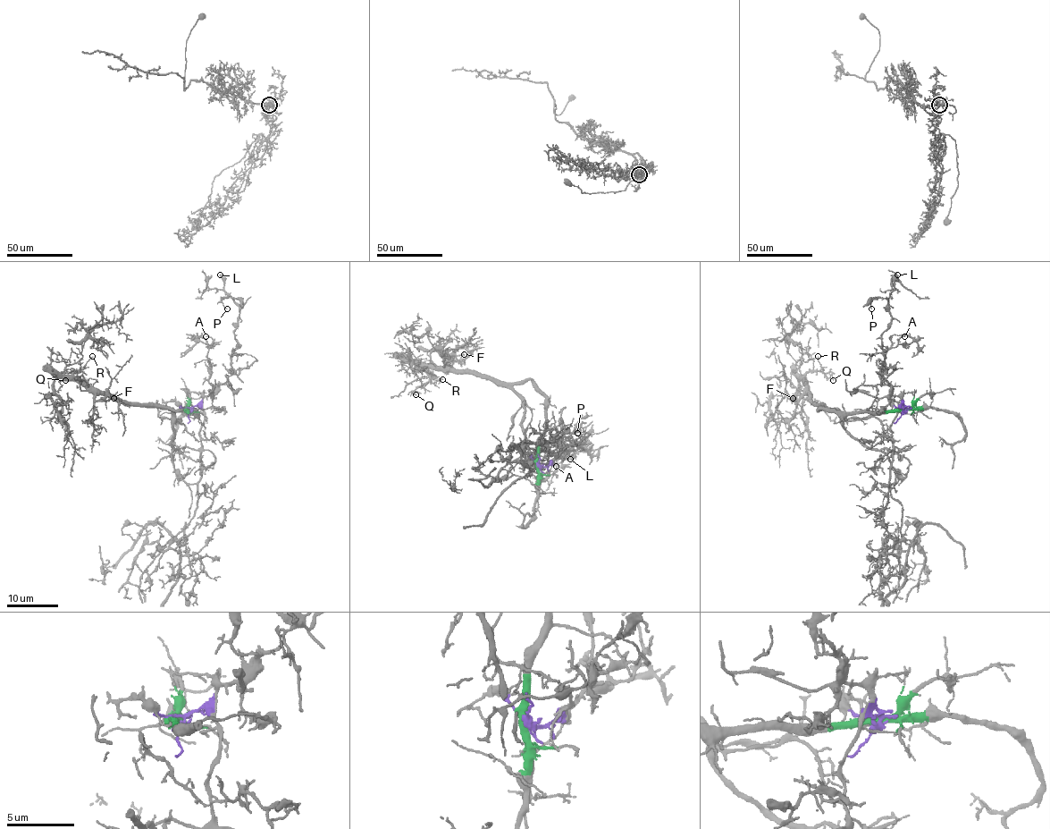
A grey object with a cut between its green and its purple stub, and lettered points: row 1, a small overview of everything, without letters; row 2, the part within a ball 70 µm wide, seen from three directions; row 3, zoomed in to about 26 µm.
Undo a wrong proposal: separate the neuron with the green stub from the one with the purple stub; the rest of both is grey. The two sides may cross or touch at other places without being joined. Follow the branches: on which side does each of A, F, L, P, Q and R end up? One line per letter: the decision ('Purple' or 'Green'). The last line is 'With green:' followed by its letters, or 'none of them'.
A: Purple
F: Green
L: Purple
P: Purple
Q: Green
R: Green
With green: F, Q, R

